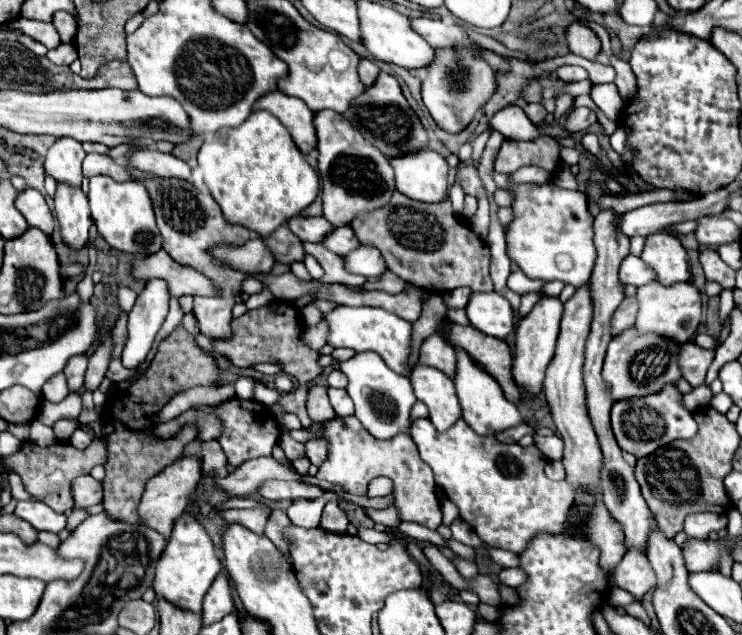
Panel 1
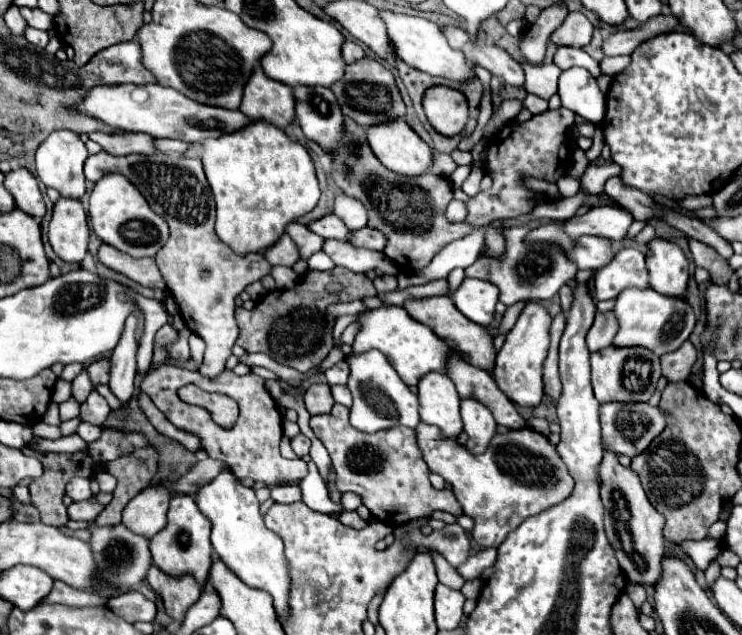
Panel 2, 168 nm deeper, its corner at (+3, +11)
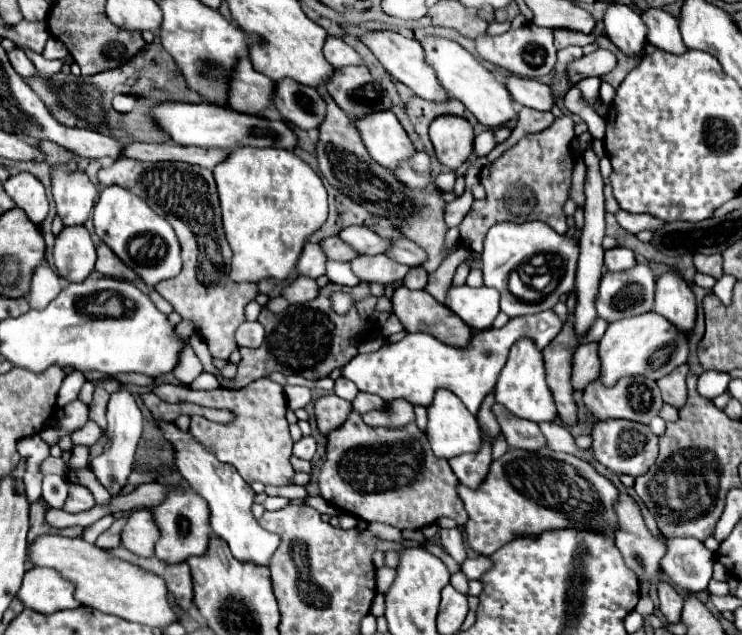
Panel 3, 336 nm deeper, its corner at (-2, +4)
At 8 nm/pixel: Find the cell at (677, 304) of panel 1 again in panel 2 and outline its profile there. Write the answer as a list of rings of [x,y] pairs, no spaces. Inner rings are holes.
[[[627,288],[625,292],[621,292],[621,296],[615,302],[613,314],[619,324],[619,330],[613,338],[613,346],[617,348],[641,346],[651,350],[657,356],[677,350],[689,338],[695,326],[695,314],[687,300],[669,300],[667,296],[661,296],[651,288],[645,288],[645,290]]]

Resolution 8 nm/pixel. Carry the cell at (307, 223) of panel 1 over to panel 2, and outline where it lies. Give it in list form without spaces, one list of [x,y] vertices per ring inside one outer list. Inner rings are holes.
[[[329,214],[329,216],[323,216],[315,222],[311,222],[309,228],[323,238],[333,238],[333,240],[343,240],[343,242],[349,242],[349,238],[351,238],[351,230],[335,214]]]

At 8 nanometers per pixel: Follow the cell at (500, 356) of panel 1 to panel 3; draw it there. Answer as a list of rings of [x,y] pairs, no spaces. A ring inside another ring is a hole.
[[[398,287],[392,295],[392,307],[396,317],[400,319],[400,323],[404,325],[404,329],[408,333],[428,333],[432,337],[436,337],[438,341],[452,345],[452,347],[468,347],[468,343],[472,341],[472,329],[466,327],[466,323],[462,323],[462,319],[458,319],[458,315],[454,315],[448,307],[444,307],[440,301],[436,301],[428,291],[410,291],[406,287]]]

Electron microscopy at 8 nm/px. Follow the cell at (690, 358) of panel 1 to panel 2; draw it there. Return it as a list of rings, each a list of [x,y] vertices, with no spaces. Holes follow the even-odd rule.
[[[689,340],[677,352],[671,352],[669,356],[661,356],[663,378],[667,378],[667,382],[687,380],[691,374],[691,366],[693,366],[695,358],[697,358],[697,352]]]

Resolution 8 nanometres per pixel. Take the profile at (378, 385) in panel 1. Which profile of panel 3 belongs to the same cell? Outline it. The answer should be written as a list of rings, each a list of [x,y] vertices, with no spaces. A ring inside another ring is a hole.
[[[392,399],[386,401],[386,409],[378,409],[378,411],[368,411],[362,415],[364,423],[370,427],[404,427],[412,421],[416,421],[414,415],[414,407],[410,403],[406,403],[404,399]]]

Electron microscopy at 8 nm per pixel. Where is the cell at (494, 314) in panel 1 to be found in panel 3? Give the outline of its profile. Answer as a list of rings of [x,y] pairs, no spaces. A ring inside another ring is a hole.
[[[450,287],[446,307],[476,331],[490,329],[500,313],[500,295],[490,287]]]

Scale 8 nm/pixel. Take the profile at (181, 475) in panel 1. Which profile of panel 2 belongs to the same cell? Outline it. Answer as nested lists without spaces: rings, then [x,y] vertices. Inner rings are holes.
[[[149,486],[141,490],[123,510],[123,524],[139,536],[153,538],[167,524],[169,490],[163,486]]]

